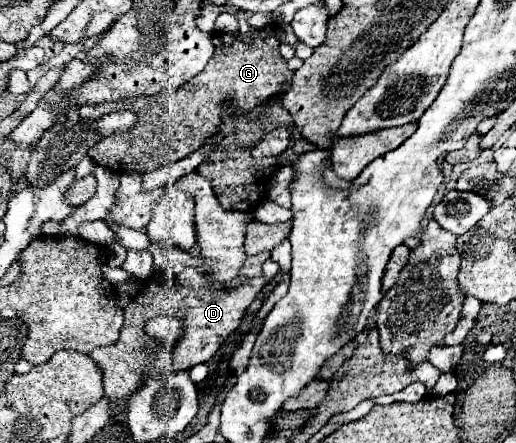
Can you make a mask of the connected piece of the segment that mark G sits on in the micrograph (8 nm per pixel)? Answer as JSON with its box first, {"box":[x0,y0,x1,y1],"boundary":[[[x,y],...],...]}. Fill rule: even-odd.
{"box":[80,22,294,174],"boundary":[[[276,22],[264,28],[250,28],[250,44],[246,44],[240,32],[214,32],[214,56],[206,64],[204,72],[196,74],[188,84],[174,92],[160,92],[154,96],[140,96],[134,100],[106,102],[98,106],[82,106],[80,116],[86,120],[98,120],[108,112],[130,110],[138,116],[138,122],[128,128],[128,132],[114,132],[104,140],[98,140],[88,156],[100,164],[108,166],[116,174],[124,172],[150,172],[160,166],[178,162],[198,150],[208,136],[214,136],[220,126],[222,100],[232,100],[232,104],[244,112],[250,112],[258,104],[282,92],[282,84],[292,84],[294,72],[288,68],[286,60],[280,56],[278,46],[278,26]]]}

